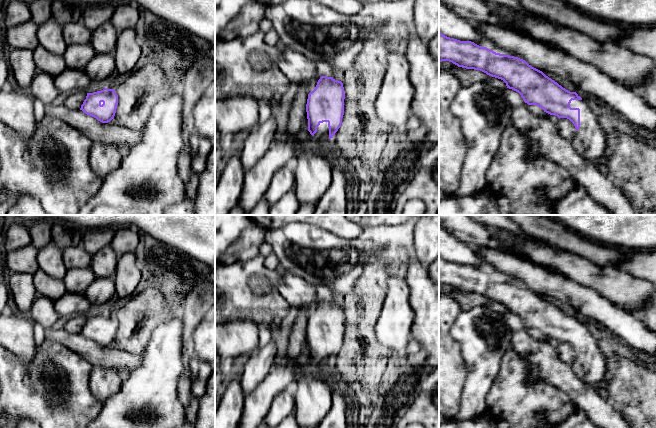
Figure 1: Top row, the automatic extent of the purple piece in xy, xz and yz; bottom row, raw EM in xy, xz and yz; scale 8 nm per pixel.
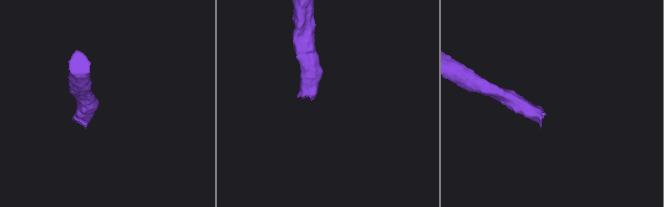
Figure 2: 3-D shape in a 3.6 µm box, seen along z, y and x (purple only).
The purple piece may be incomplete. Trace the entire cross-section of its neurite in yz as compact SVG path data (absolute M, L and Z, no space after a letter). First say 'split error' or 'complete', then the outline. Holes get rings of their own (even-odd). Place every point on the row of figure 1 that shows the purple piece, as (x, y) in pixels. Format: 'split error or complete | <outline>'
split error | M439 32L439 62L449 61L458 67L480 70L489 76L503 80L507 88L518 92L528 105L541 107L544 112L555 115L559 119L569 119L576 128L571 141L576 152L598 167L601 158L607 158L607 138L602 117L590 104L576 92L570 92L557 82L546 76L542 71L532 67L518 57L496 53L471 41L460 41Z

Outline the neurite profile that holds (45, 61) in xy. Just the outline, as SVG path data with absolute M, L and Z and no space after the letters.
M41 45L33 50L33 55L37 70L45 72L53 78L67 68L62 56L52 54Z

